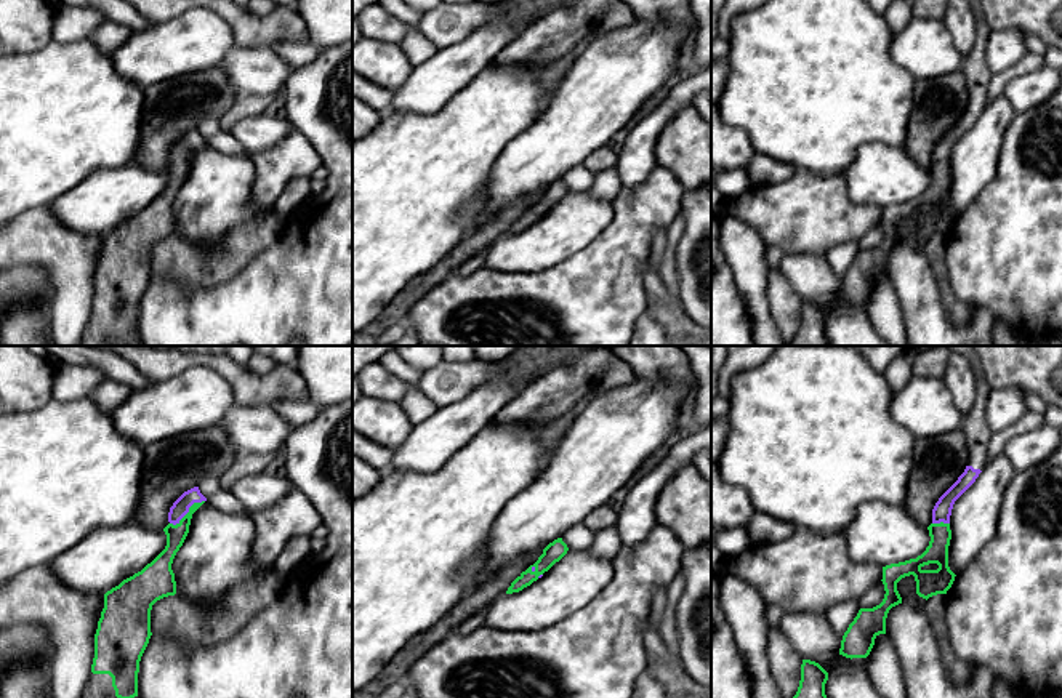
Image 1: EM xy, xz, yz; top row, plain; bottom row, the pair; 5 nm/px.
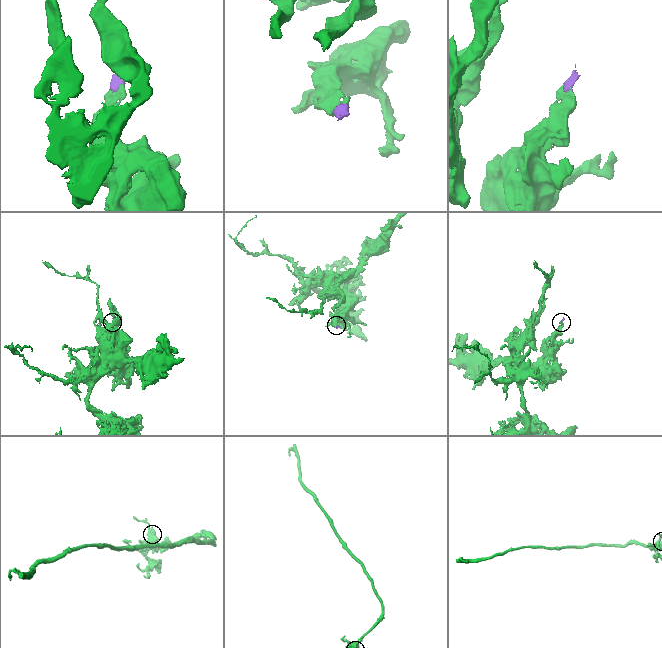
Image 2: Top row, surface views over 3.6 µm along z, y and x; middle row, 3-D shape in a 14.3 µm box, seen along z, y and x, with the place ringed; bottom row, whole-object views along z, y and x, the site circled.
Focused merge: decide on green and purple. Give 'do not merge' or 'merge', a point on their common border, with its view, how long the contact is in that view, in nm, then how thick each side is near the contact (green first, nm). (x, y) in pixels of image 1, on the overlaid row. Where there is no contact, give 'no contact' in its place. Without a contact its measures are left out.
merge | xy (189, 511) | 220 nm | 100/90 nm

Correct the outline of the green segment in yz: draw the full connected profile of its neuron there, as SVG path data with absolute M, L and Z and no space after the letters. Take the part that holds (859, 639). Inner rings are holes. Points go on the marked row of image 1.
M947 346L950 352L964 355L976 378L976 402L966 418L963 431L967 439L969 459L964 472L939 498L932 509L932 524L929 530L929 546L916 559L883 567L884 599L873 608L860 608L854 621L843 636L839 655L846 658L867 658L879 634L886 634L886 618L892 607L902 604L897 583L913 575L916 594L929 599L937 594L947 594L955 581L955 573L948 567L948 546L951 540L950 515L955 501L976 482L985 467L985 458L992 431L985 418L985 402L992 387L985 378L977 352L971 346Z

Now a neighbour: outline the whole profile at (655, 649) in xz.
M650 626L644 629L644 647L650 664L658 672L668 698L711 698L711 685L700 684L679 672L678 656L670 652L660 634Z

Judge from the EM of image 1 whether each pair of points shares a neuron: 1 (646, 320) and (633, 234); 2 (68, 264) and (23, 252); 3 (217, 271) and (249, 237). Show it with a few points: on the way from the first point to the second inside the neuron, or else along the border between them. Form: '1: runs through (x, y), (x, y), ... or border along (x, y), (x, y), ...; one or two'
1: border along (649, 304), (638, 316), (633, 328); two
2: runs through (56, 253), (34, 252); one
3: runs through (223, 263), (241, 245); one

